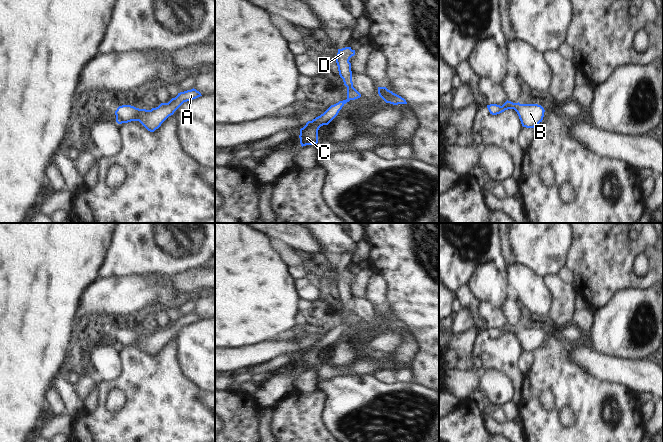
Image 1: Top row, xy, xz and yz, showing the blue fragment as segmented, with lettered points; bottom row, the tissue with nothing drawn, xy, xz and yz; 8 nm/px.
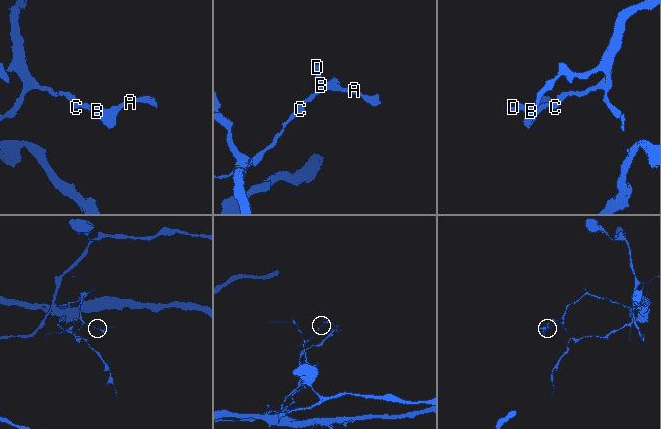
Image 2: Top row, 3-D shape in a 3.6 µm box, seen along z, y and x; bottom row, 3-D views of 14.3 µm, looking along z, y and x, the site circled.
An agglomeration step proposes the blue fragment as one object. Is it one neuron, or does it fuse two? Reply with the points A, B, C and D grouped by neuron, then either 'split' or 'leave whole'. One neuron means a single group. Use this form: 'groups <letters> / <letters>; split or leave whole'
groups A B C D; leave whole

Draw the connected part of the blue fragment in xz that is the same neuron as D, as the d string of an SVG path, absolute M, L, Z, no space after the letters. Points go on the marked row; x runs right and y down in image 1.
M351 47L338 49L336 63L339 75L347 87L347 99L331 105L323 114L312 121L308 121L306 125L300 129L299 138L302 147L306 145L316 145L318 143L319 128L323 125L328 125L347 102L361 97L361 94L353 87L352 82L351 63L349 60L354 55L355 50L352 50Z

